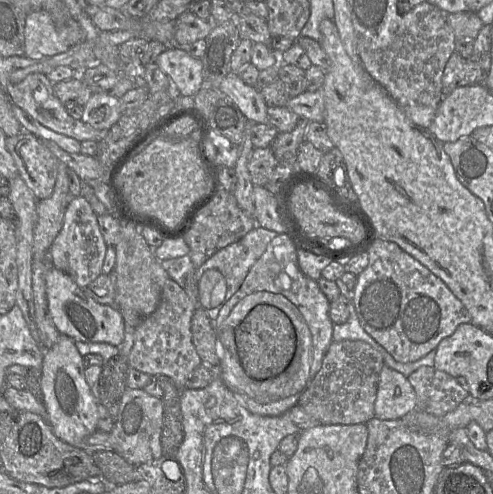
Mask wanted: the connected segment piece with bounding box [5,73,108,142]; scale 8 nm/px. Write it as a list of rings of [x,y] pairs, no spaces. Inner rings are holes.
[[[41,73],[29,74],[17,84],[9,84],[5,89],[11,103],[15,104],[44,127],[57,133],[74,138],[79,142],[93,140],[99,142],[108,130],[98,130],[81,120],[73,119],[66,111],[66,107],[59,101],[53,92],[53,84]]]

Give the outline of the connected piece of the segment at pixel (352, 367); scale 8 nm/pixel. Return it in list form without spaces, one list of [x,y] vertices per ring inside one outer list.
[[[361,340],[333,341],[321,369],[301,393],[298,404],[321,425],[366,424],[374,417],[380,372],[384,366],[381,353]]]

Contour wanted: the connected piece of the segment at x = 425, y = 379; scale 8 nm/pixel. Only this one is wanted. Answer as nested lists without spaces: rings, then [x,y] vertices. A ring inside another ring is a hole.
[[[422,366],[407,379],[415,391],[417,409],[434,416],[443,417],[469,396],[465,385],[434,366]]]

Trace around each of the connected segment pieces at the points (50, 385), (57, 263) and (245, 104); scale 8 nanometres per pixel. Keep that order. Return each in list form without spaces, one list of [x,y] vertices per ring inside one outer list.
[[[60,334],[57,342],[45,349],[40,378],[41,400],[48,413],[47,422],[62,441],[85,448],[85,439],[97,430],[98,409],[84,377],[84,358],[75,346],[75,340]]]
[[[82,196],[72,198],[64,214],[63,226],[49,248],[53,266],[69,275],[79,287],[85,288],[102,273],[106,250],[97,215],[90,204]]]
[[[230,72],[220,83],[219,90],[230,98],[249,122],[269,123],[266,104],[260,90],[243,82],[239,72]]]

